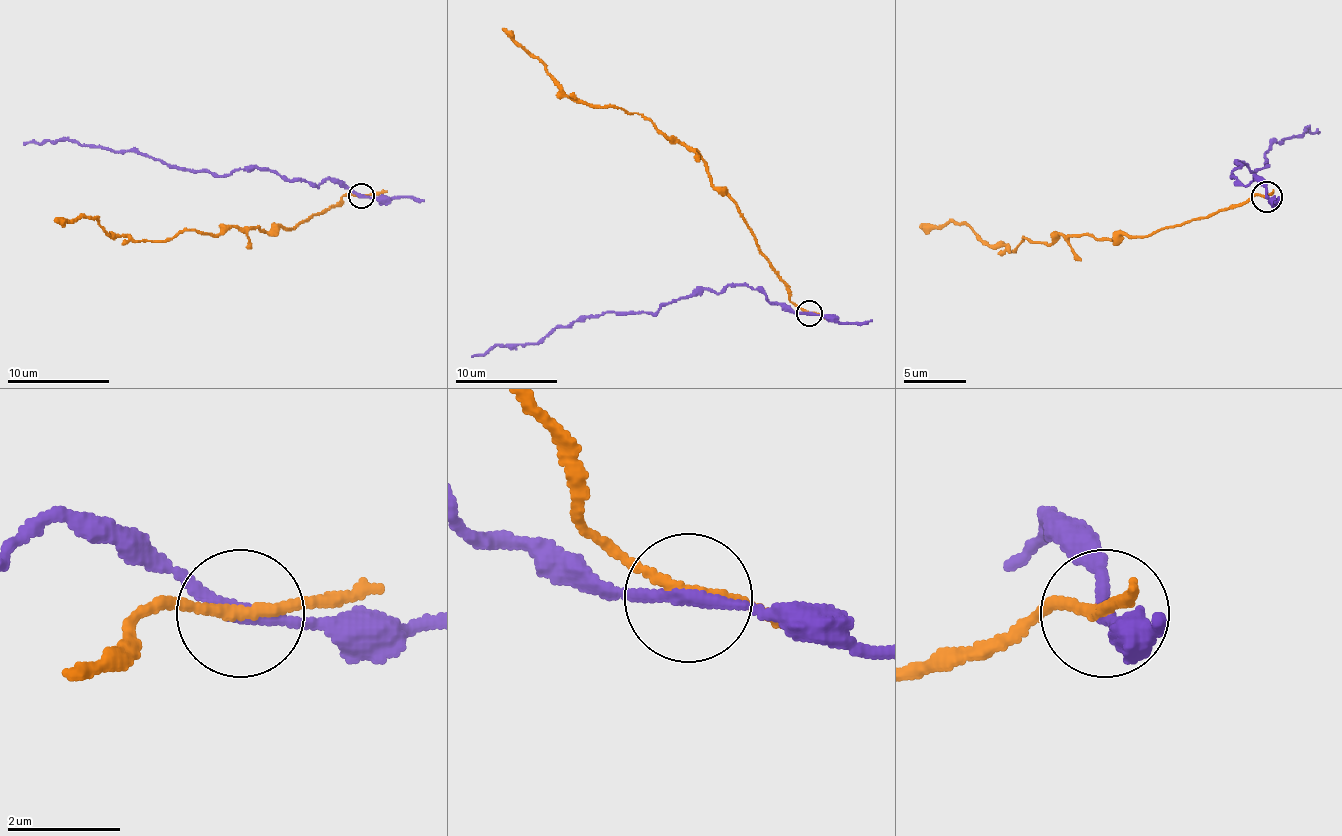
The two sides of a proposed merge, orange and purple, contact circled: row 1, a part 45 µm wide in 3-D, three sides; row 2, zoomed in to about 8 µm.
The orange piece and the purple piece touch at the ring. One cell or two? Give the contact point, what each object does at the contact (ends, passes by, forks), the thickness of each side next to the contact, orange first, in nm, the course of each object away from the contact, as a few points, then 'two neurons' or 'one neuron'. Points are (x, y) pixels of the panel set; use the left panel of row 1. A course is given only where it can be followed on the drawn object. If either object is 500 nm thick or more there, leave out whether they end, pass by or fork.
at (361, 196); orange passes by; purple passes by; 190 nm thick on the orange side, 220 nm on the other; orange runs (362, 195), (341, 198), (295, 228), (177, 231), (162, 241), (111, 236), (96, 218), (55, 218); purple runs (362, 195), (323, 180), (316, 185), (282, 180), (270, 169), (247, 167), (211, 175), (88, 144), (24, 144); two neurons

